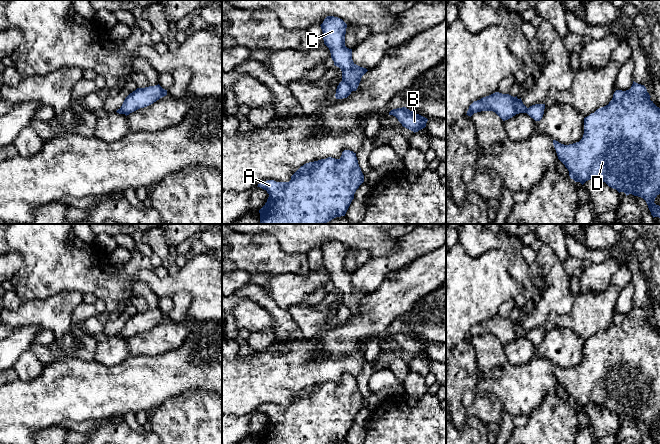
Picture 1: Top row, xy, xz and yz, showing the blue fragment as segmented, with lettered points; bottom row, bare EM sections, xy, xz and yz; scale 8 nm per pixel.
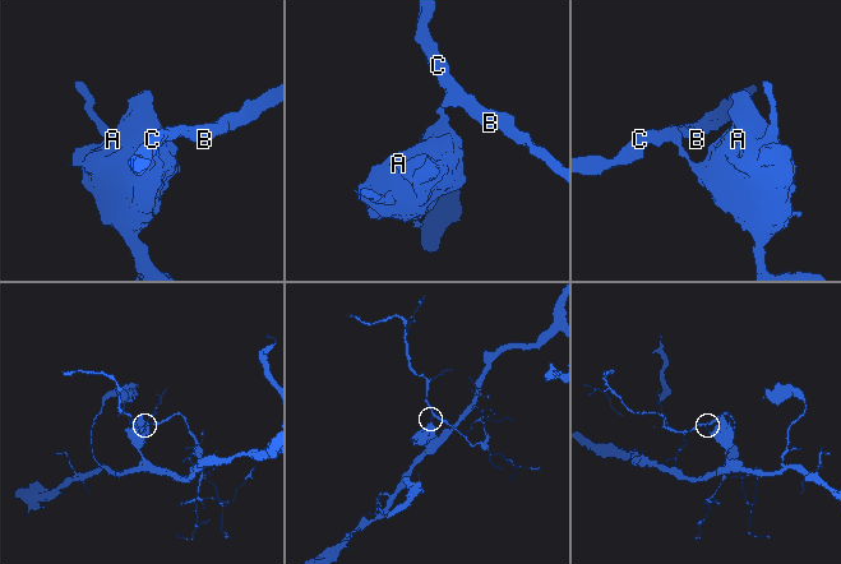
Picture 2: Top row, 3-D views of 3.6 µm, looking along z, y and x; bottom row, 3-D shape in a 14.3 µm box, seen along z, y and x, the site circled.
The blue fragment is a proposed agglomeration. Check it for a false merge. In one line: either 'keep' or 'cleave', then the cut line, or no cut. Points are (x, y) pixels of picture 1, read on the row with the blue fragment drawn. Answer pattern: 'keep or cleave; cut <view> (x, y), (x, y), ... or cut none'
cleave; cut xz (342, 79), (350, 87), (351, 91)

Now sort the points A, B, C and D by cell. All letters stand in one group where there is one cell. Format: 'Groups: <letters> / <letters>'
Groups: A D / B C

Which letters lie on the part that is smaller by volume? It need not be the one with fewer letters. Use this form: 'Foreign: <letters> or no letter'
Foreign: B, C

